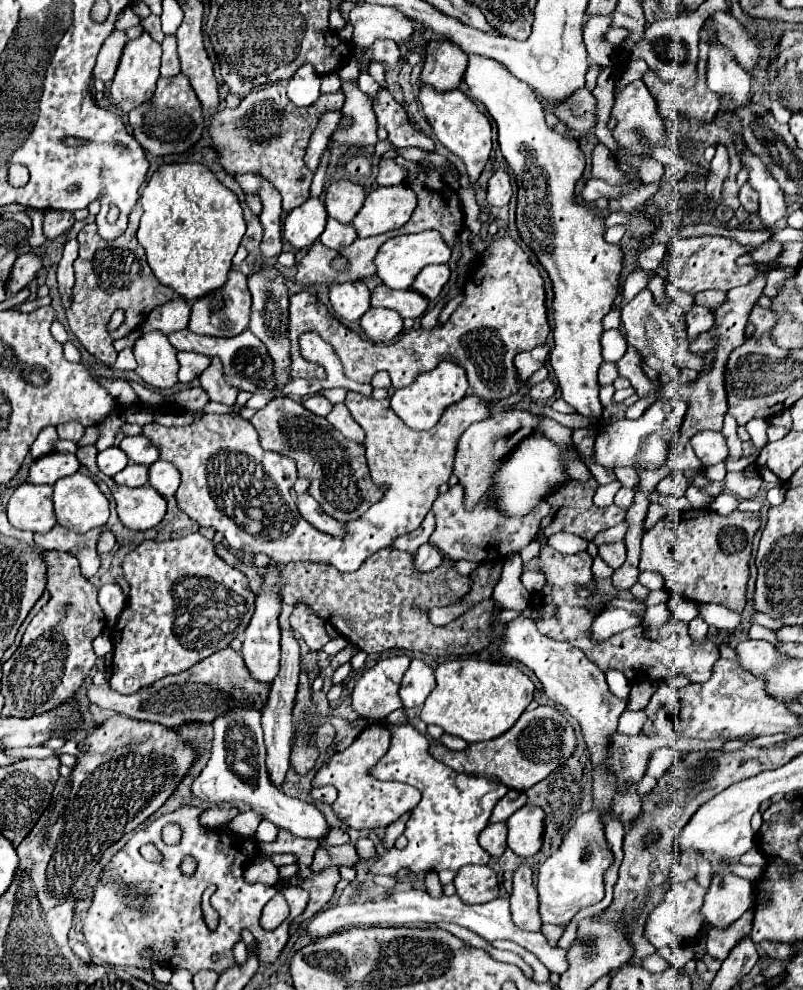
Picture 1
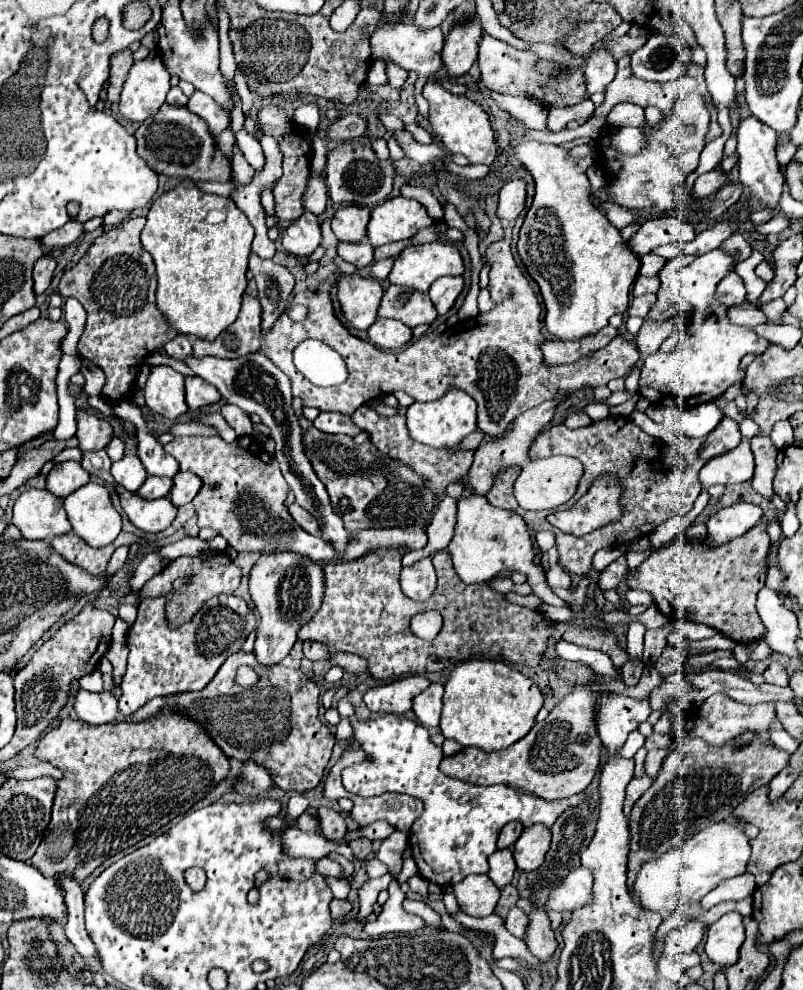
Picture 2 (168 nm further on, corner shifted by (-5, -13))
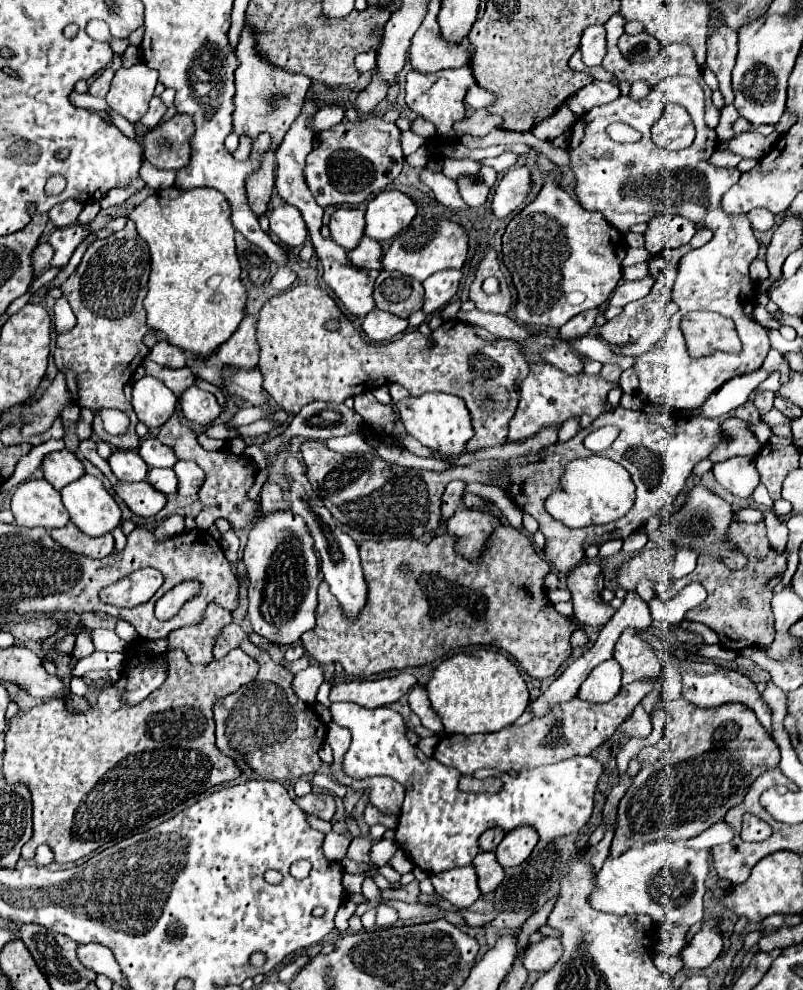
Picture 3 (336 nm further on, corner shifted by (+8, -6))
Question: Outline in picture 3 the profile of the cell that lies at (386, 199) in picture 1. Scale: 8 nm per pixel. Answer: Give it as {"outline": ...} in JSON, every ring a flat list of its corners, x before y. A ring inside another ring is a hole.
{"outline":[[397,189,381,191,367,203,365,235,375,241,387,241,403,231,415,215,417,207,409,195]]}

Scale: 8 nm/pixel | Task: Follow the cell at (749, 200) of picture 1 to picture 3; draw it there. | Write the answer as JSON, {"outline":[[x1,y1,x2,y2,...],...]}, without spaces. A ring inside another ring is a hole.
{"outline":[[755,207,753,211,747,213,747,217,749,217,753,229,759,229,759,231,767,231,767,229,771,229,773,223,775,223,773,213,767,211,767,209,763,209,763,207]]}

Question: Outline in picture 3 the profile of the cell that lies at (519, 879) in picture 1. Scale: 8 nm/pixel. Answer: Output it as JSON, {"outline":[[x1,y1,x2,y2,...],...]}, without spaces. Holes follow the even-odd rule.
{"outline":[[543,937,537,943,529,943,523,955,523,965,527,971,545,973,561,957,561,941,557,937]]}

